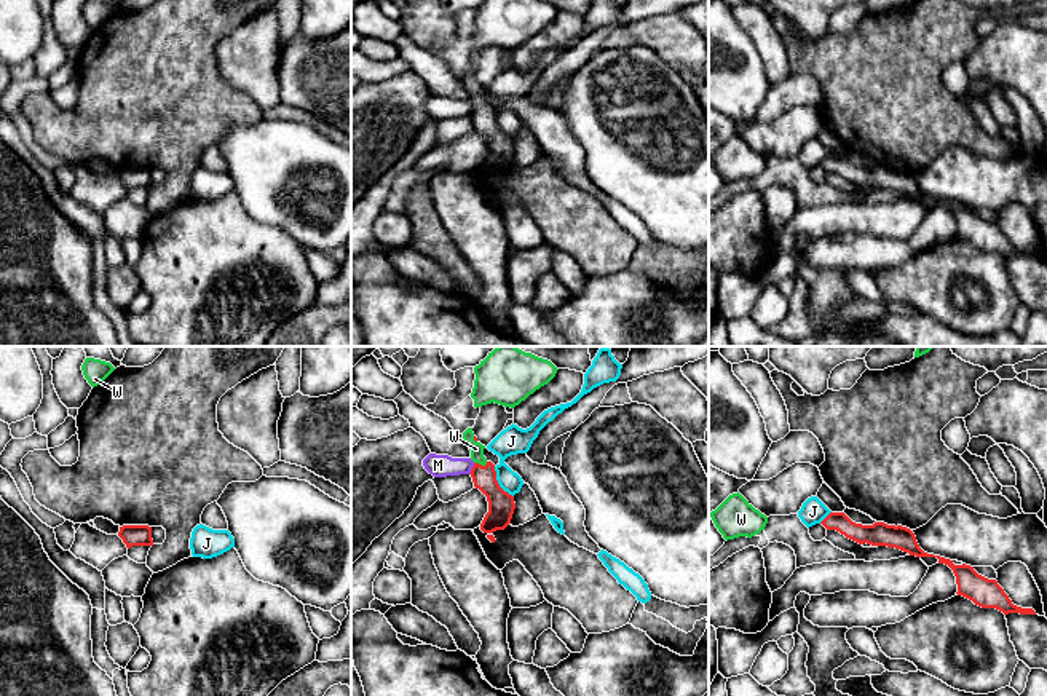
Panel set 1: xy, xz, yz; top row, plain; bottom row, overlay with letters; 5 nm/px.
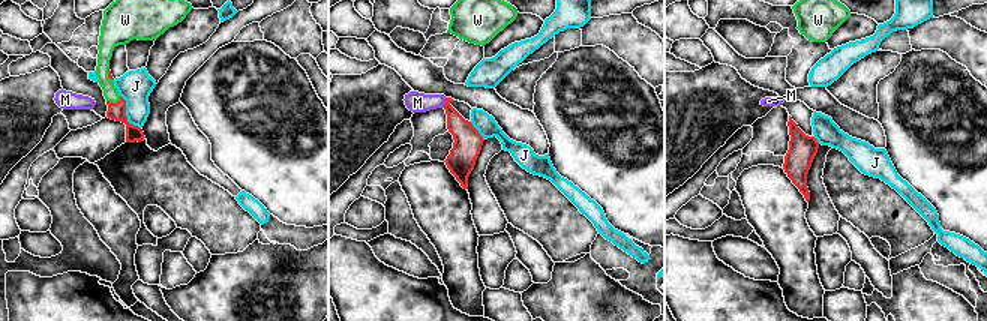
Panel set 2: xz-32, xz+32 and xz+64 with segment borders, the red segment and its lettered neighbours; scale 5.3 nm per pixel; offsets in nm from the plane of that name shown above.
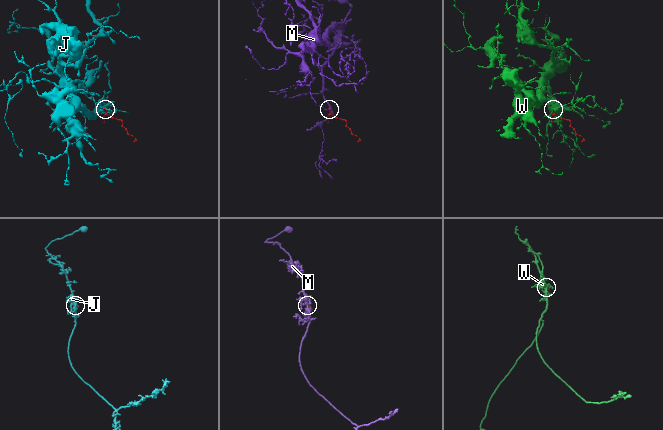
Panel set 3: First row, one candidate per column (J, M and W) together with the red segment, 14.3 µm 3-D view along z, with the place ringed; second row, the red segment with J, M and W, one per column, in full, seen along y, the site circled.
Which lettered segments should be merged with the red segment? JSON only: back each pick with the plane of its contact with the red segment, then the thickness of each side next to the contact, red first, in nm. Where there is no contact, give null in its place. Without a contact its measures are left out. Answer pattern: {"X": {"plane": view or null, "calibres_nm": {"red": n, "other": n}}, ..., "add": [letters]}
{"W": {"plane": "xz", "calibres_nm": {"red": 130, "other": 70}}, "add": ["W"]}

